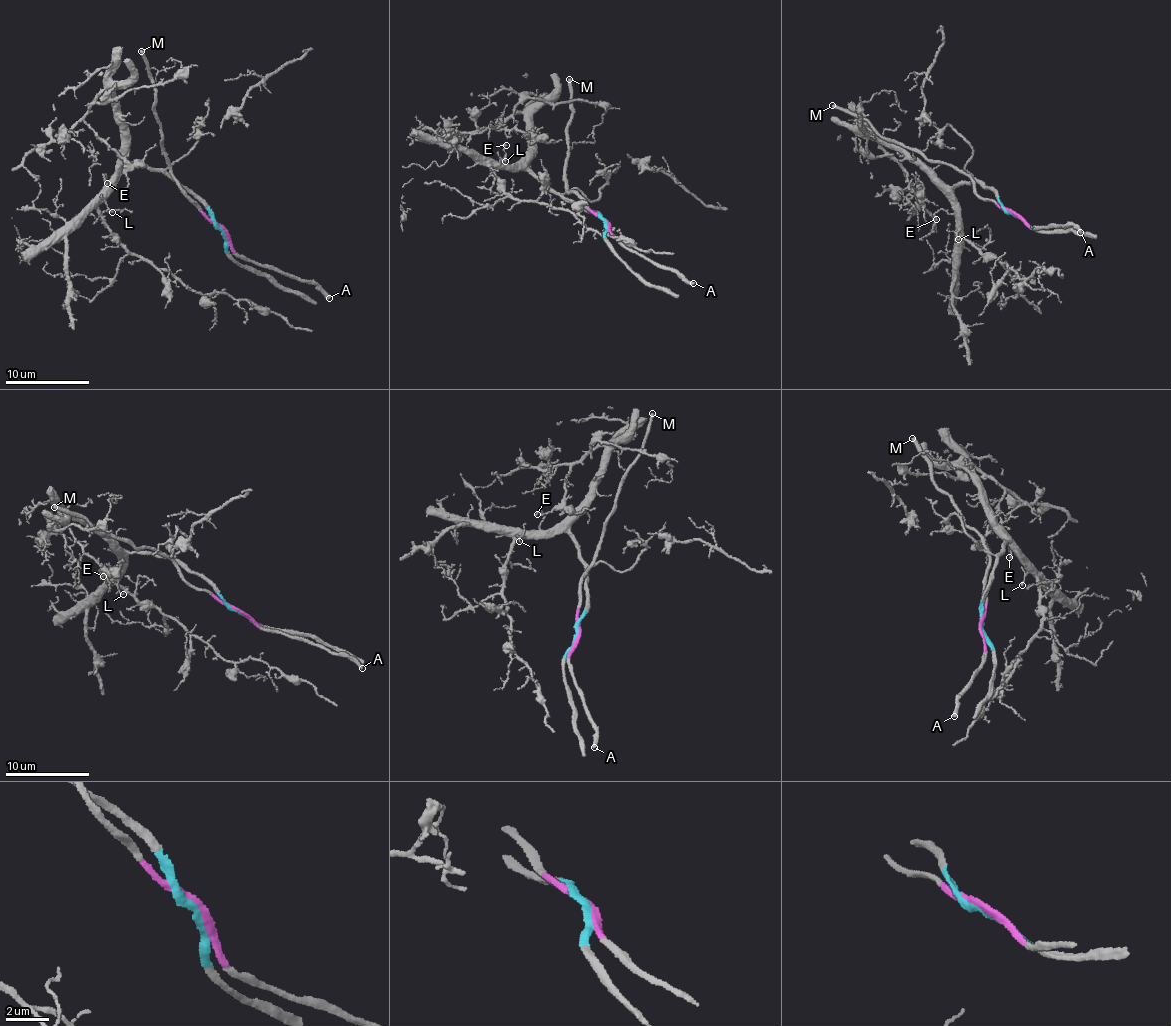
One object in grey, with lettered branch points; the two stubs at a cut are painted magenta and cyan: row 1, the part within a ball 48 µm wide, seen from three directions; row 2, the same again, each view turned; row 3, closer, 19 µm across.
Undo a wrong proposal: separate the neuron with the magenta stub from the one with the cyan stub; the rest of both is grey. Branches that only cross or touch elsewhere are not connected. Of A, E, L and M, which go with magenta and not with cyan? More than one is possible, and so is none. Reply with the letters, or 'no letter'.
A, M

